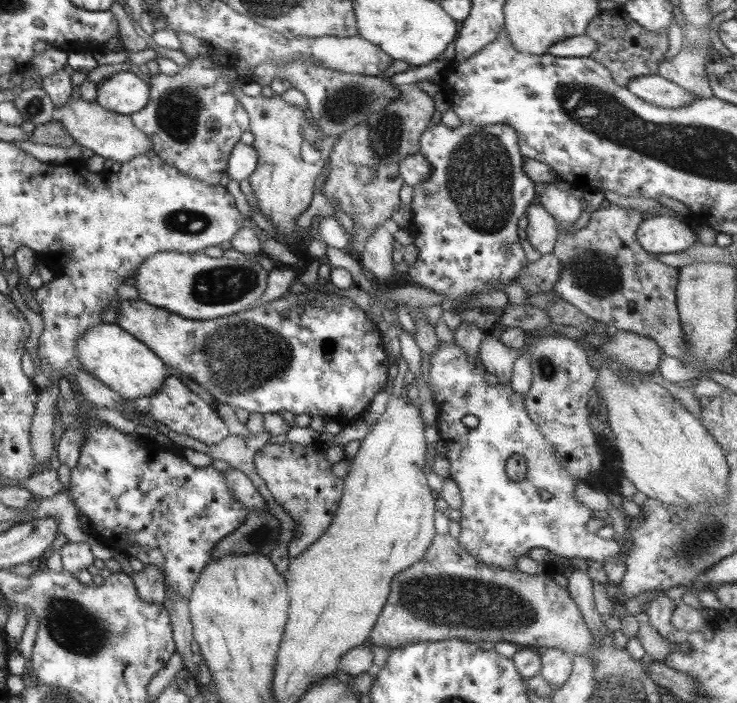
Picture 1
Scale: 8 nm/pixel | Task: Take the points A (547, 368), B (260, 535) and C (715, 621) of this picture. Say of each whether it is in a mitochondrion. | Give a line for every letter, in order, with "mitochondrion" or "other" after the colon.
A: mitochondrion
B: mitochondrion
C: other

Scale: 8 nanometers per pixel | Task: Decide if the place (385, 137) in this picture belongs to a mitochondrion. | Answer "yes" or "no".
yes

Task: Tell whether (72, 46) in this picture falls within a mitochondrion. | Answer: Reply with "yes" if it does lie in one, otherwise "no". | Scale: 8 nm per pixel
no

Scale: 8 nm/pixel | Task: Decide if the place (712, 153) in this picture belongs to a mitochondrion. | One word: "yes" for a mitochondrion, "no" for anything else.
yes

